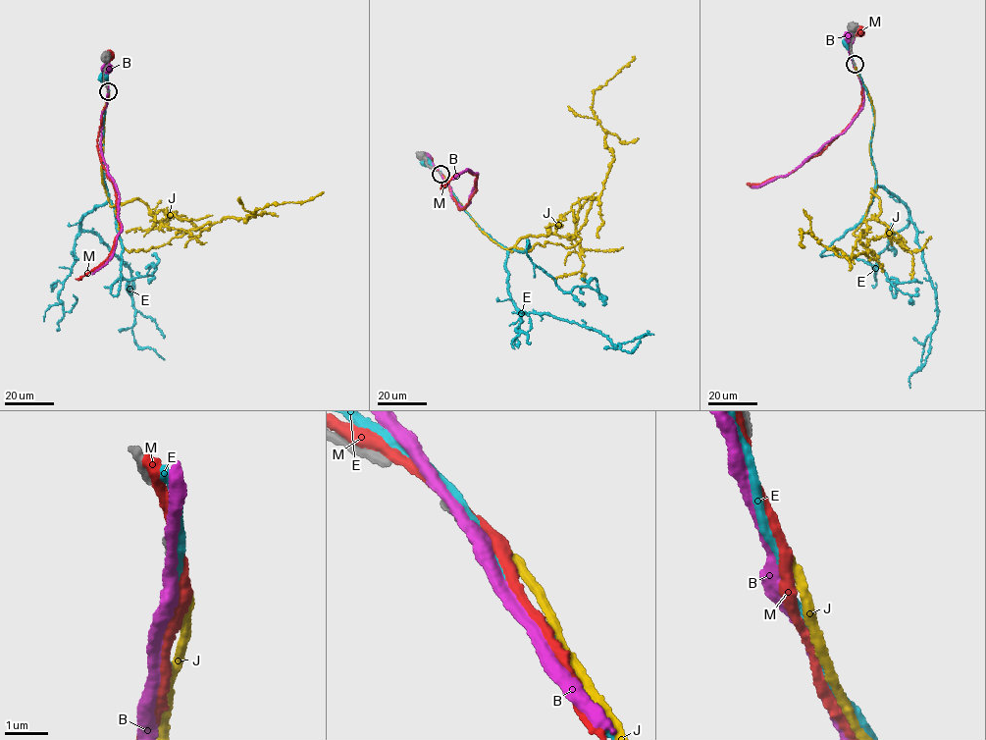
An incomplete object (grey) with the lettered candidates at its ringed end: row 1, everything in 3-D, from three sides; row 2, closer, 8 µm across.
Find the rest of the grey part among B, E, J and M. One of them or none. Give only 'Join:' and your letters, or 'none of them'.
Join: J

